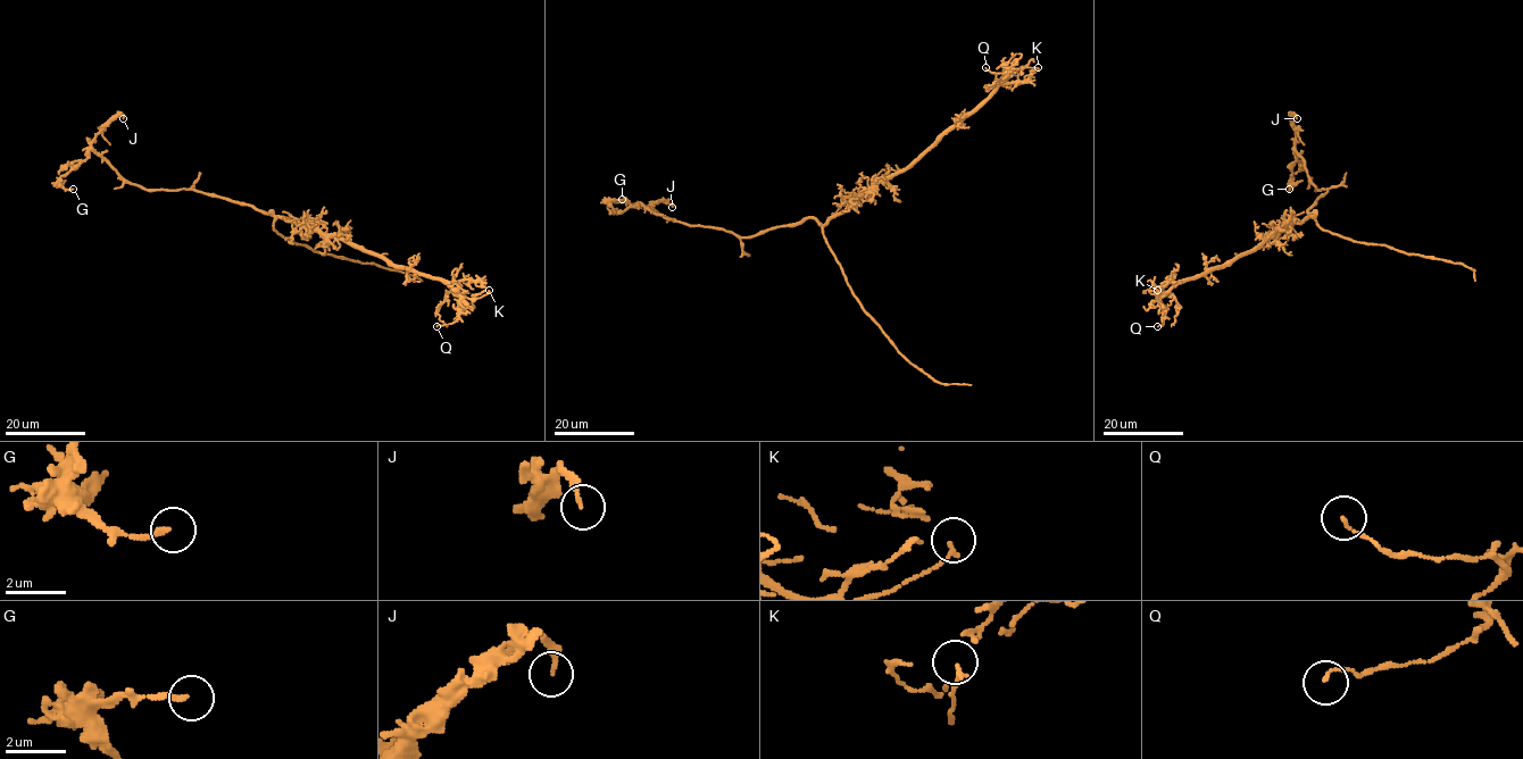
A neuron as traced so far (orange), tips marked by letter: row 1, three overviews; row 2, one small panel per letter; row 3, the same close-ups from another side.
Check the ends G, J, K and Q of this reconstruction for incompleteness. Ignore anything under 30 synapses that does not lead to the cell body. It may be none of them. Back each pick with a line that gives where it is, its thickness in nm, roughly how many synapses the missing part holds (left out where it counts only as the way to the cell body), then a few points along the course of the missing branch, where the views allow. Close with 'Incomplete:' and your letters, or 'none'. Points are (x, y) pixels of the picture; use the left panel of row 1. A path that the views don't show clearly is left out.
Incomplete: none

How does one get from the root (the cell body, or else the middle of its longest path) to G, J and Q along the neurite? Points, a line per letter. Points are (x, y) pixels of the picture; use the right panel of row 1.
G: (1307, 218), (1315, 216), (1307, 210), (1326, 190), (1315, 190), (1305, 161), (1295, 150), (1289, 189)
J: (1307, 218), (1315, 216), (1307, 210), (1326, 190), (1315, 190), (1305, 161), (1295, 149), (1293, 113), (1297, 118)
Q: (1307, 218), (1288, 223), (1262, 245), (1224, 265), (1174, 284), (1158, 298), (1165, 318), (1157, 326)

